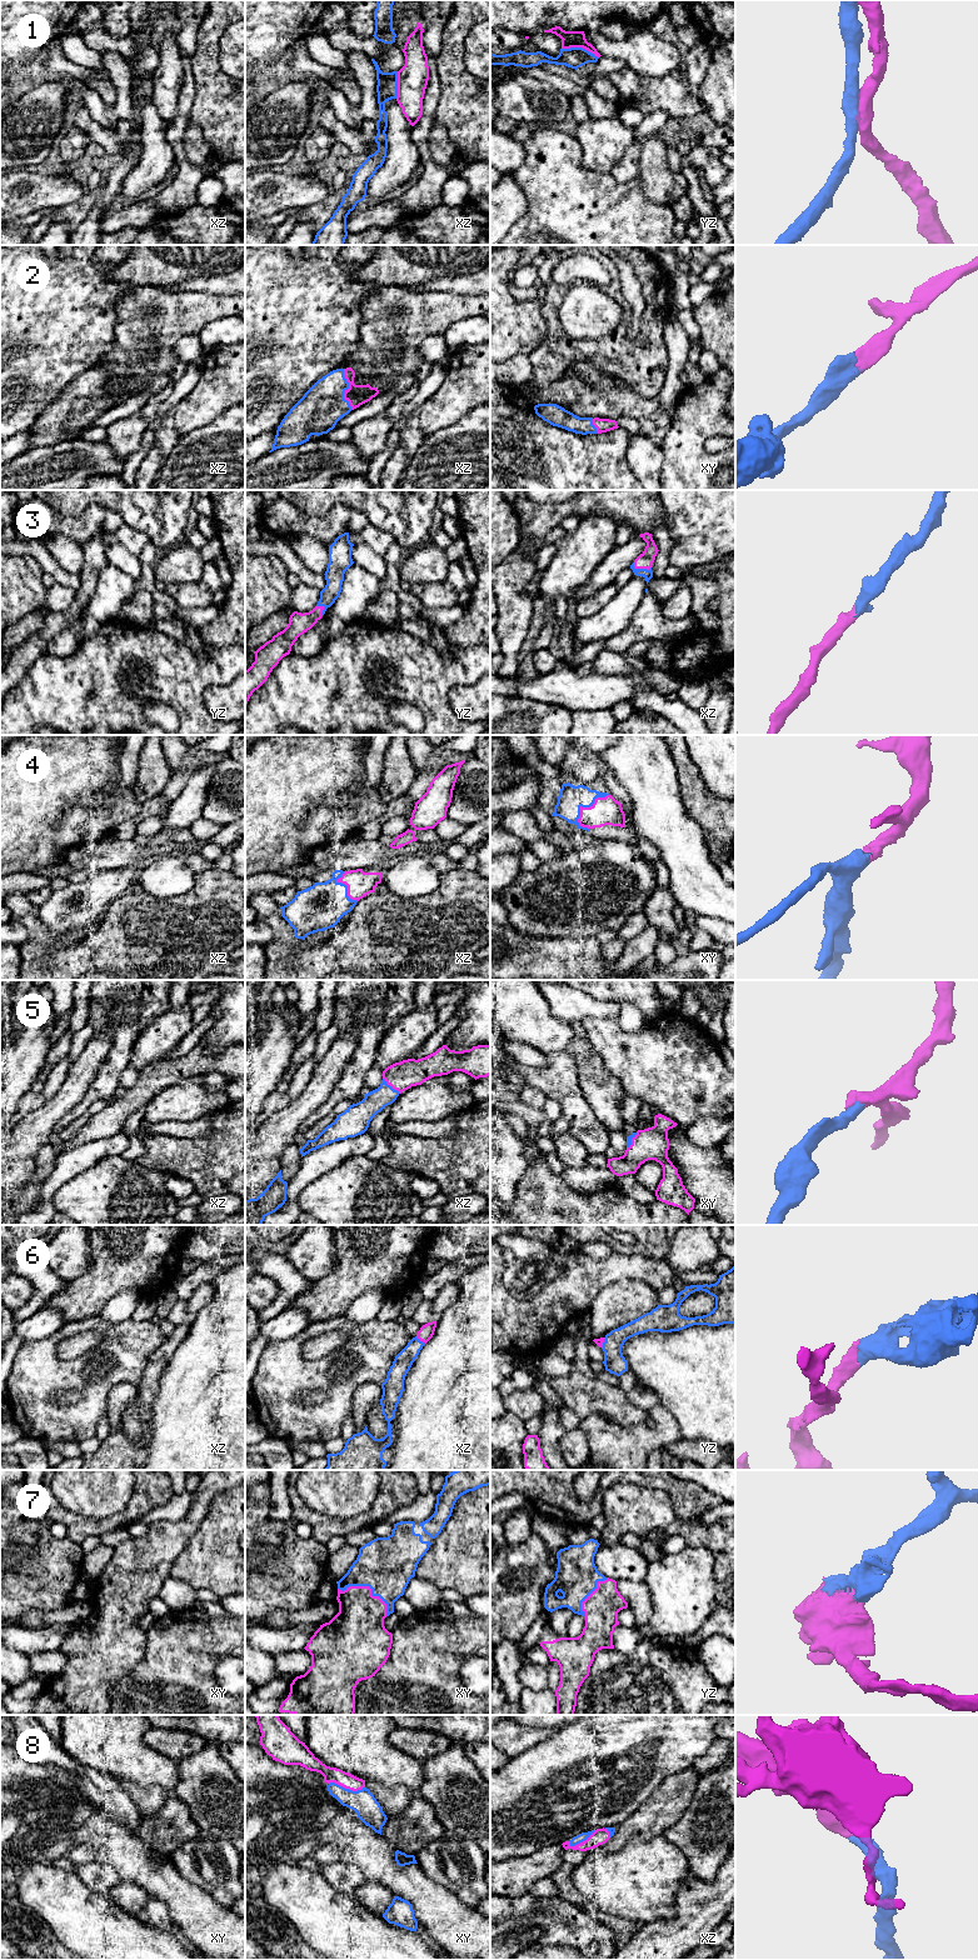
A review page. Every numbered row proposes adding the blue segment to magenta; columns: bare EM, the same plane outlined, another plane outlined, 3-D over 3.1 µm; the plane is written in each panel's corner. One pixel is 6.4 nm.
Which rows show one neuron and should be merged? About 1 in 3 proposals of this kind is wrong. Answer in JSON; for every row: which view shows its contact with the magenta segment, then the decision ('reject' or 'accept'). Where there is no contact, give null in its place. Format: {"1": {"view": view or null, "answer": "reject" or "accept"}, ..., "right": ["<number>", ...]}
{"1": {"view": "yz", "answer": "reject"}, "2": {"view": "xz", "answer": "accept"}, "3": {"view": "xz", "answer": "accept"}, "4": {"view": "xy", "answer": "accept"}, "5": {"view": "xz", "answer": "accept"}, "6": {"view": "xz", "answer": "accept"}, "7": {"view": "xy", "answer": "accept"}, "8": {"view": "xy", "answer": "accept"}, "right": ["2", "3", "4", "5", "6", "7", "8"]}

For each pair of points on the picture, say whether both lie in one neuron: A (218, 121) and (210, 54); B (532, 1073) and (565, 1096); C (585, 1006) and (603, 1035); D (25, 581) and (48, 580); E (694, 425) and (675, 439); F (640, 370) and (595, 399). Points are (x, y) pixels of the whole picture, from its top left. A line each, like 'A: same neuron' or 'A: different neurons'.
A: same neuron
B: same neuron
C: different neurons
D: different neurons
E: same neuron
F: different neurons

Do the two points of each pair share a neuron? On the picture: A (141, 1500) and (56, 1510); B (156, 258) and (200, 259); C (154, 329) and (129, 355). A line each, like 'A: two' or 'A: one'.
A: one
B: one
C: one

